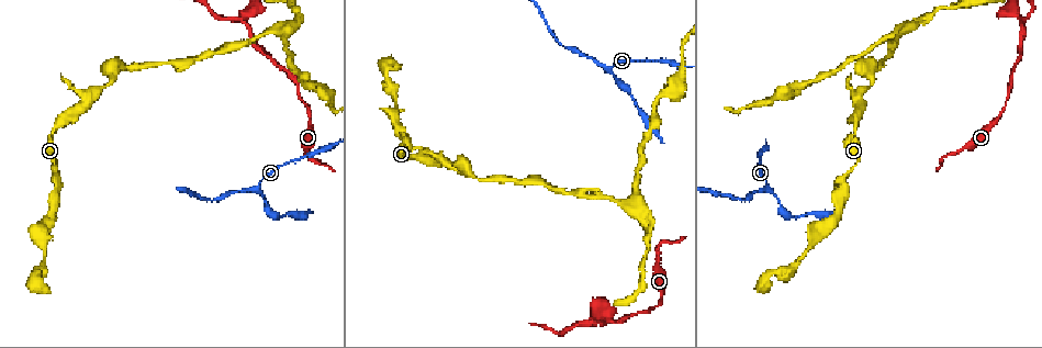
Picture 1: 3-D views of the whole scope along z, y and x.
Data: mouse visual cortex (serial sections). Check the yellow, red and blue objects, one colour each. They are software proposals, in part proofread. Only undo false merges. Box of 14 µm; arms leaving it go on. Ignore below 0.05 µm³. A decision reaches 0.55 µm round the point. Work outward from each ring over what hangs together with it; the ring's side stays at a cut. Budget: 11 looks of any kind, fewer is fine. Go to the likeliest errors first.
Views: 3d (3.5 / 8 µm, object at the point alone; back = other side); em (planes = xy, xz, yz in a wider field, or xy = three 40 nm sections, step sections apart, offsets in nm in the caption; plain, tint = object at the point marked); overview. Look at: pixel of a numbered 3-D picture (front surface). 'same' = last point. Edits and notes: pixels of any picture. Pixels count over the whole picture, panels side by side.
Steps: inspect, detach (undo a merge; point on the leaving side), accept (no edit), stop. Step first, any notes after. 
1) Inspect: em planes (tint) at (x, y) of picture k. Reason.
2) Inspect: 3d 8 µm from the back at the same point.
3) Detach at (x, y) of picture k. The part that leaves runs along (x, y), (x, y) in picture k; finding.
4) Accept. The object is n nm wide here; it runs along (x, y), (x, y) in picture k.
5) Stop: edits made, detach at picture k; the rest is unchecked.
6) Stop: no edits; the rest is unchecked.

Inspect: 3d 3.5 µm at (871, 72) of picture 1. Arms part here.

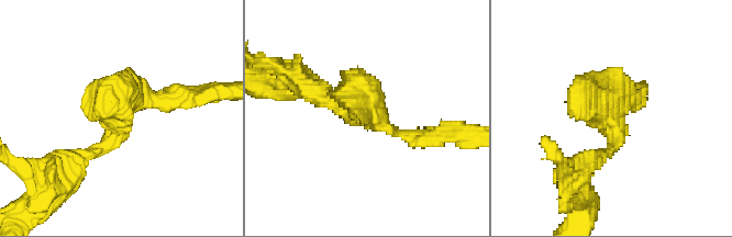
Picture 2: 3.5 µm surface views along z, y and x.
Inspect: em planes (plain) at (608, 112) of picture 2. Now the EM.

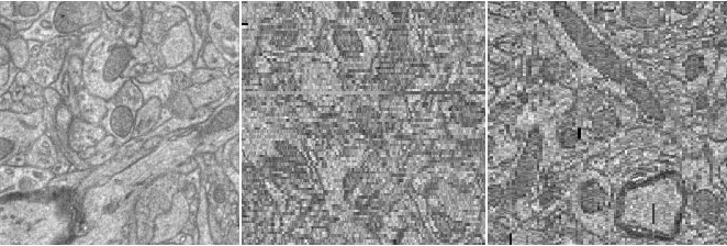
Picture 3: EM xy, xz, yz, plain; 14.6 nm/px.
Inspect: em planes (tint) at the same point. With the object marked.

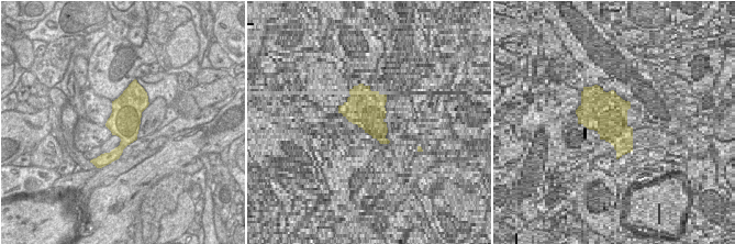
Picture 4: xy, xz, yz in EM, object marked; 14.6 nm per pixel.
Accept. It runs along (77, 158), (118, 131), (131, 98), (181, 94) in picture 2; all the same cell.

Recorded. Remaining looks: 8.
Inspect: 3d 3.5 µm from the back at (262, 198) of picture 1. Abrupt turn.

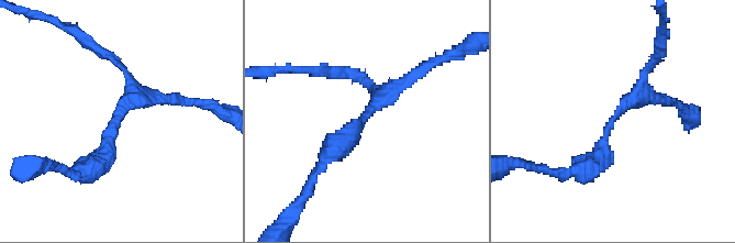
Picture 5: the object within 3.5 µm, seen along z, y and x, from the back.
Inspect: em planes (tint) at (119, 118) of picture 5.

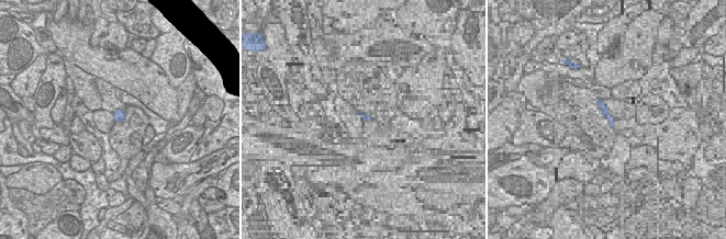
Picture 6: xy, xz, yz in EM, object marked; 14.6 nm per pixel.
Accept. The arms are 150, 350 nm wide; it runs along (652, 66), (578, 170) in picture 5; all the same cell.

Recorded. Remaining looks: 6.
Inspect: 3d 3.5 µm at (217, 54) of picture 1. Narrows sharply.

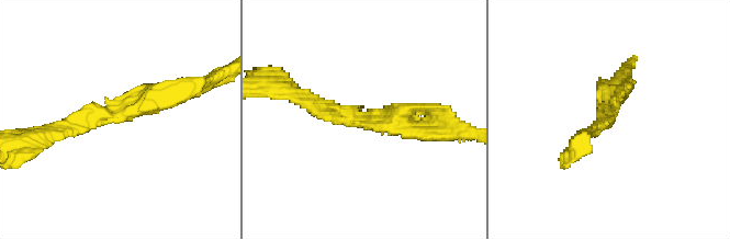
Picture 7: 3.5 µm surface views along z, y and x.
Inspect: em xy step 2 (tint) at (364, 116) of picture 7.

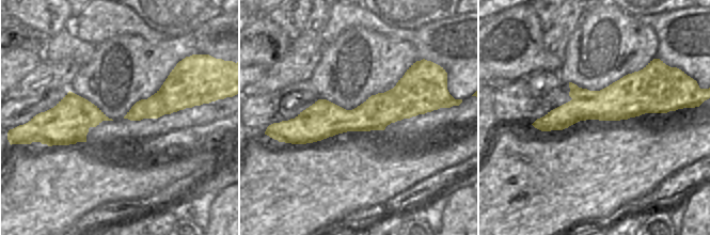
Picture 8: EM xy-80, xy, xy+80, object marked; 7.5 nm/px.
Accept. It runs along (51, 133), (182, 89) in picture 7; continuous, no second cell.

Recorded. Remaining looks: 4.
Inspect: 3d 3.5 µm at (901, 30) of picture 1. Arms part here.

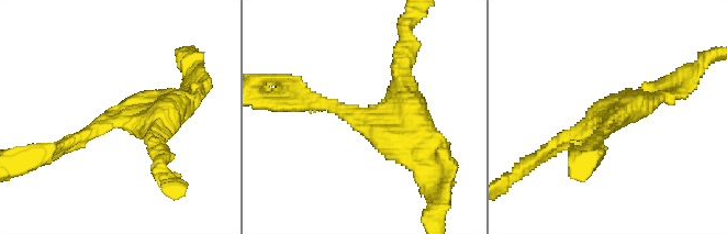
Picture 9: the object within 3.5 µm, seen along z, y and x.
Inspect: em xy step 1 (tint) at (353, 116) of picture 9. 3 arms meet here; the arms are 200, 350, 350 nm wide.

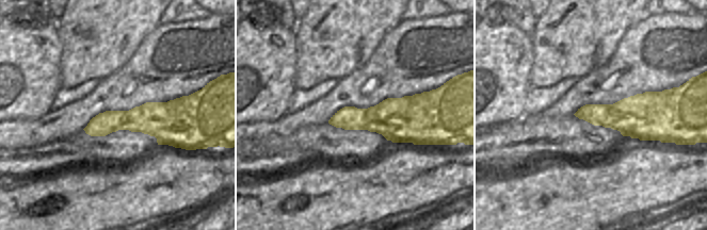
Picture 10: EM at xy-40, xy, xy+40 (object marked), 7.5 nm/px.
Accept. It runs along (46, 155), (104, 122), (155, 135) in picture 9; continuous, no second cell.

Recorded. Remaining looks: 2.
Stop: no edits; the rest is unchecked.

